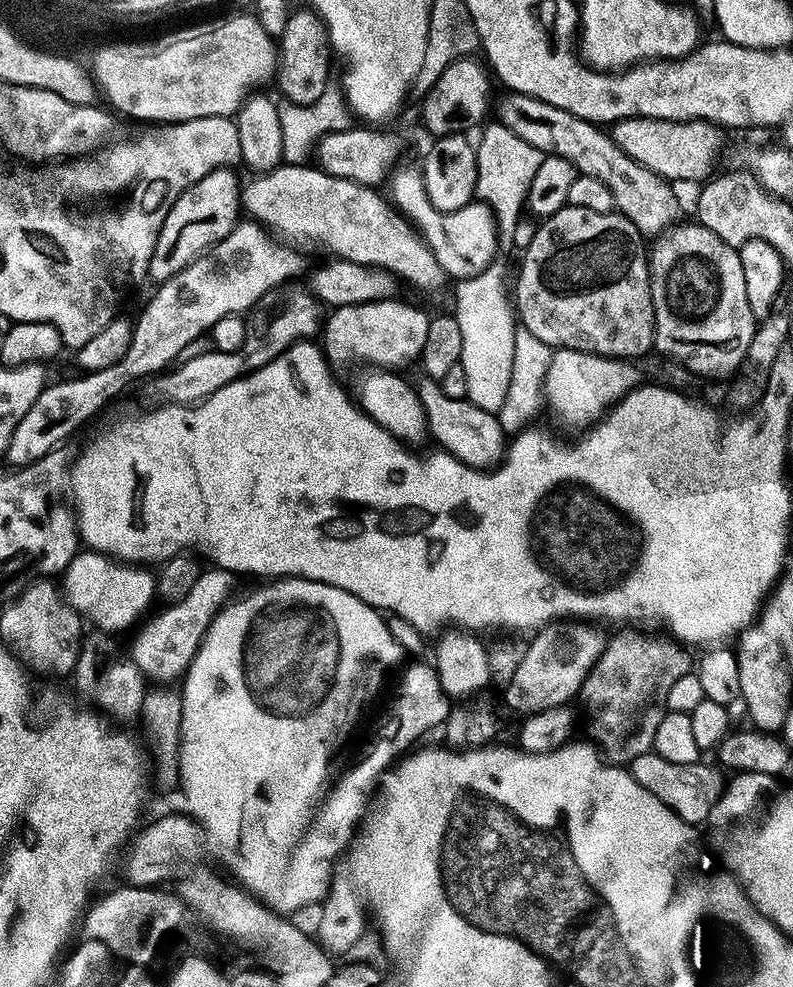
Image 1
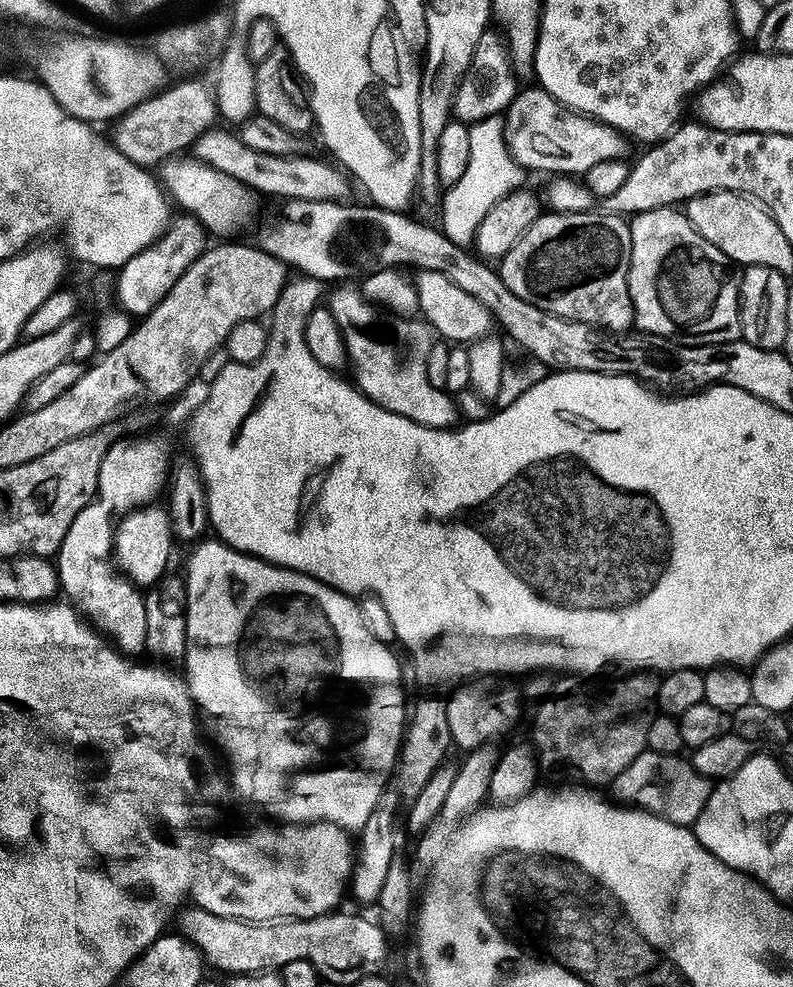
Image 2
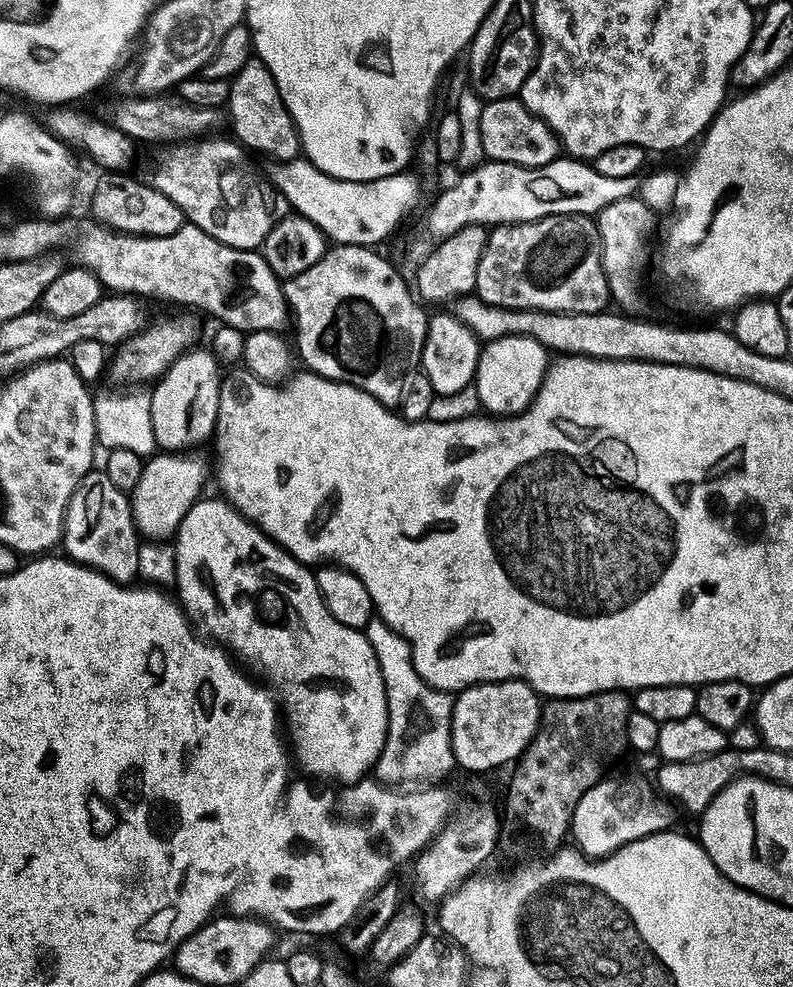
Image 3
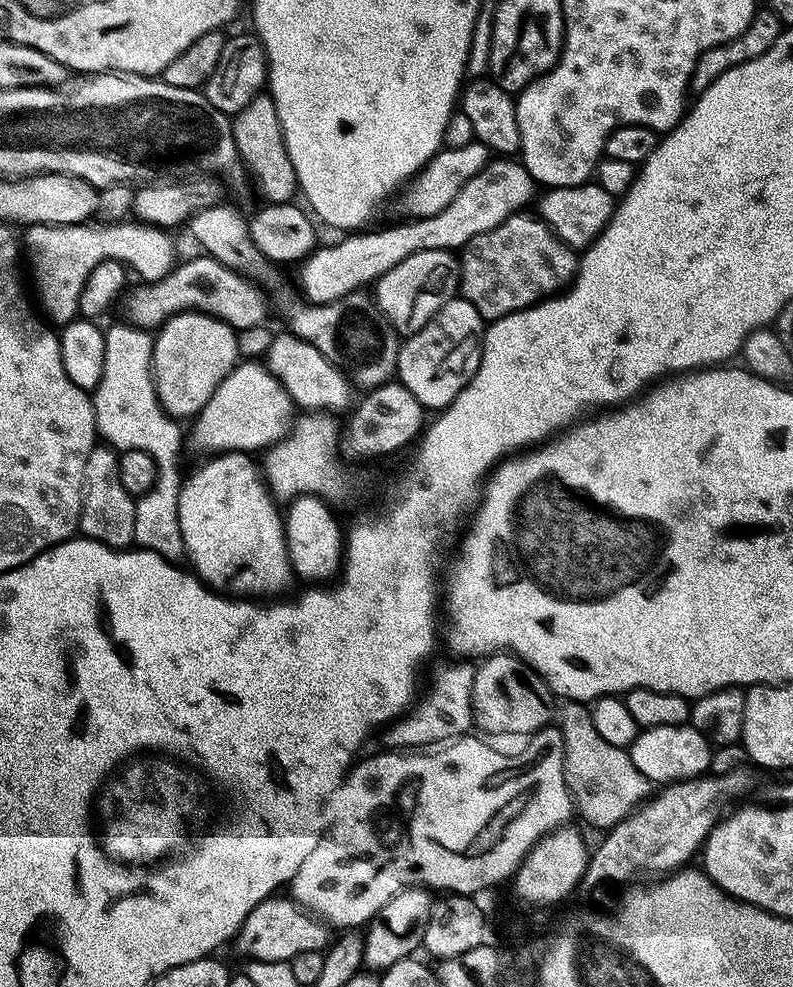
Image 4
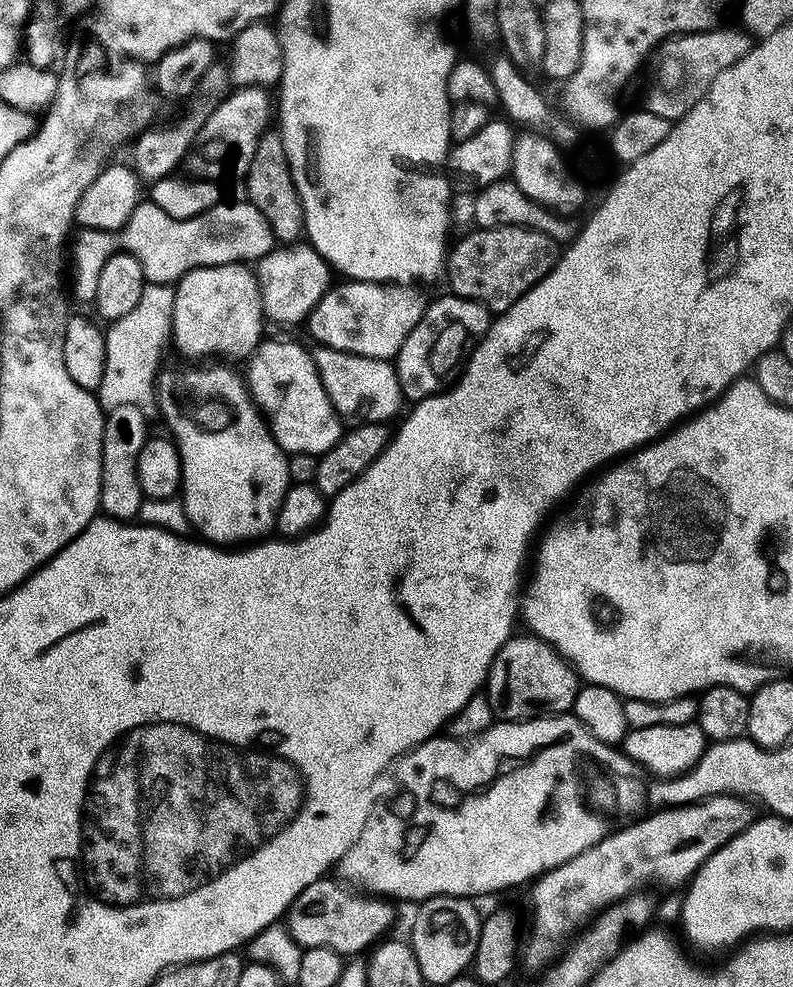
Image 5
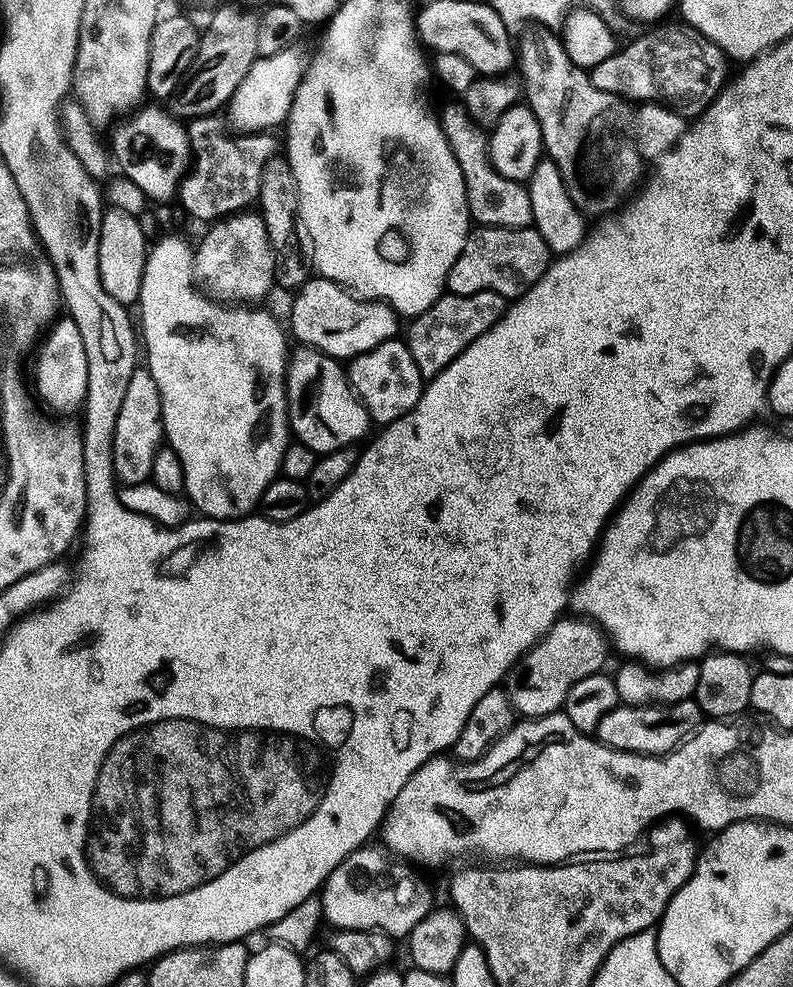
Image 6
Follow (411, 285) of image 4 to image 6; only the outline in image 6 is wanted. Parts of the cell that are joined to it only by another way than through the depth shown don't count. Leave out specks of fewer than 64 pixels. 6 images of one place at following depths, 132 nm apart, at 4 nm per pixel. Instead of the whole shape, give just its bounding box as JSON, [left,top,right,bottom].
[292,275,398,362]

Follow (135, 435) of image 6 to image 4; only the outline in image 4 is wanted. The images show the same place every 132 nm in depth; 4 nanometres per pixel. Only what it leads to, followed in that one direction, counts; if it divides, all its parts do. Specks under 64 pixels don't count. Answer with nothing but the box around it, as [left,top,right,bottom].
[79,446,136,550]

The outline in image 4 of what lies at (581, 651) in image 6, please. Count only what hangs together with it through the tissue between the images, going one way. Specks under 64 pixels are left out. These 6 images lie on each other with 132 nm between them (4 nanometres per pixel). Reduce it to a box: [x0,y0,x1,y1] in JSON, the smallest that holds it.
[472,654,554,737]

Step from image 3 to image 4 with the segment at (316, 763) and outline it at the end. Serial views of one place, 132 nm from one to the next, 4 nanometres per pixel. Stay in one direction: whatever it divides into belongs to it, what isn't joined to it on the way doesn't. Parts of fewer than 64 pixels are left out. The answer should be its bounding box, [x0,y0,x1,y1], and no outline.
[178,452,293,598]

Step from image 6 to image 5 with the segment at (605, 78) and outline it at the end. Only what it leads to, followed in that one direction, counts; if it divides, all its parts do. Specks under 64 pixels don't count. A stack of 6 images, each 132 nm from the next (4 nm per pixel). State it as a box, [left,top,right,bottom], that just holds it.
[643,26,754,122]

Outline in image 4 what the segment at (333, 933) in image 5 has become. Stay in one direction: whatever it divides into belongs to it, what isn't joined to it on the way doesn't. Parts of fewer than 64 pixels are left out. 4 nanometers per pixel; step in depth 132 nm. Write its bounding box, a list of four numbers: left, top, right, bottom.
[234,894,330,962]

